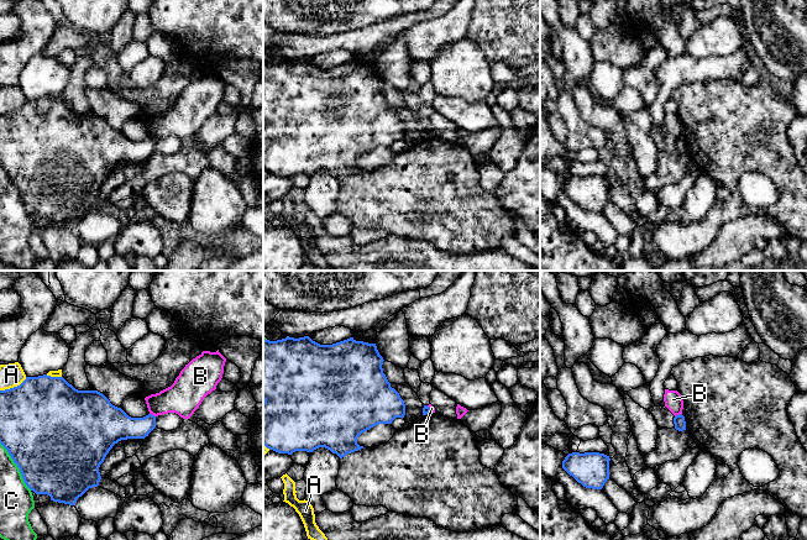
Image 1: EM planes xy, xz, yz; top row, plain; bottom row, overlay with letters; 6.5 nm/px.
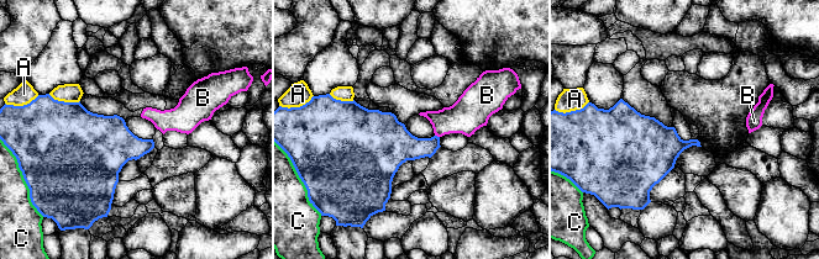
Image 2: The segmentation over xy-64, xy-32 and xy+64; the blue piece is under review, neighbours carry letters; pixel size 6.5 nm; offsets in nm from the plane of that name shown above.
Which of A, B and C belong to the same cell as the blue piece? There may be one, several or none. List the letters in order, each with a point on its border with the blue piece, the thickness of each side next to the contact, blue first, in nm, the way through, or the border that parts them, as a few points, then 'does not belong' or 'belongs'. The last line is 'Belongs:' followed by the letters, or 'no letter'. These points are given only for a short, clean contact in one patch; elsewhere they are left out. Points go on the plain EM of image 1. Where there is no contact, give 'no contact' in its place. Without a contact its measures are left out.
A: meets blue in xy at (14, 110); 480 nm thick on the blue side, 150 nm on the other; does not belong
B: meets blue in yz at (677, 139); 80 nm thick on the blue side, 120 nm on the other; border along yz (681, 136), (675, 140); does not belong
C: meets blue in xy at (17, 189); 500 nm thick on the blue side, 220 nm on the other; does not belong
Belongs: no letter

